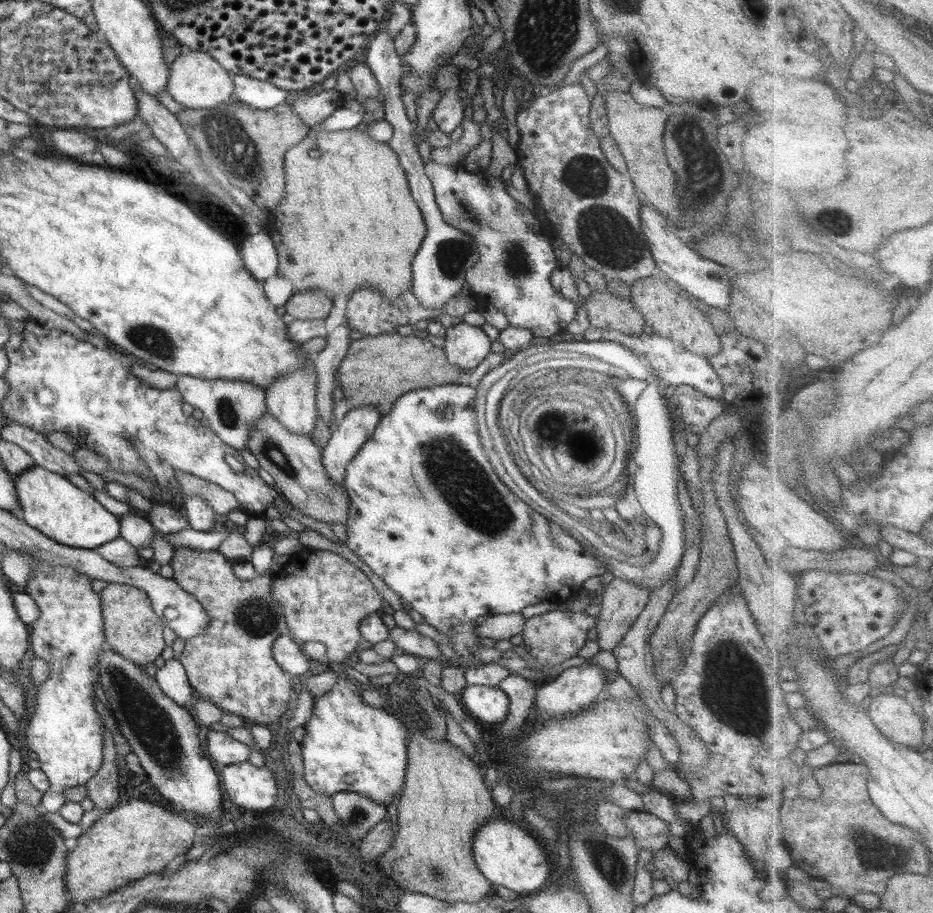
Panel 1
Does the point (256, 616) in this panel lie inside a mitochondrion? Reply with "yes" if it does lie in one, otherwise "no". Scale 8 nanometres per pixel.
yes

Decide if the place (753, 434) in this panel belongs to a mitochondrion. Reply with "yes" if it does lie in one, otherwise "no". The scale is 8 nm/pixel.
no

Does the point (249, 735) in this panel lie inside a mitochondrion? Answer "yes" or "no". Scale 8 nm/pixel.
no

